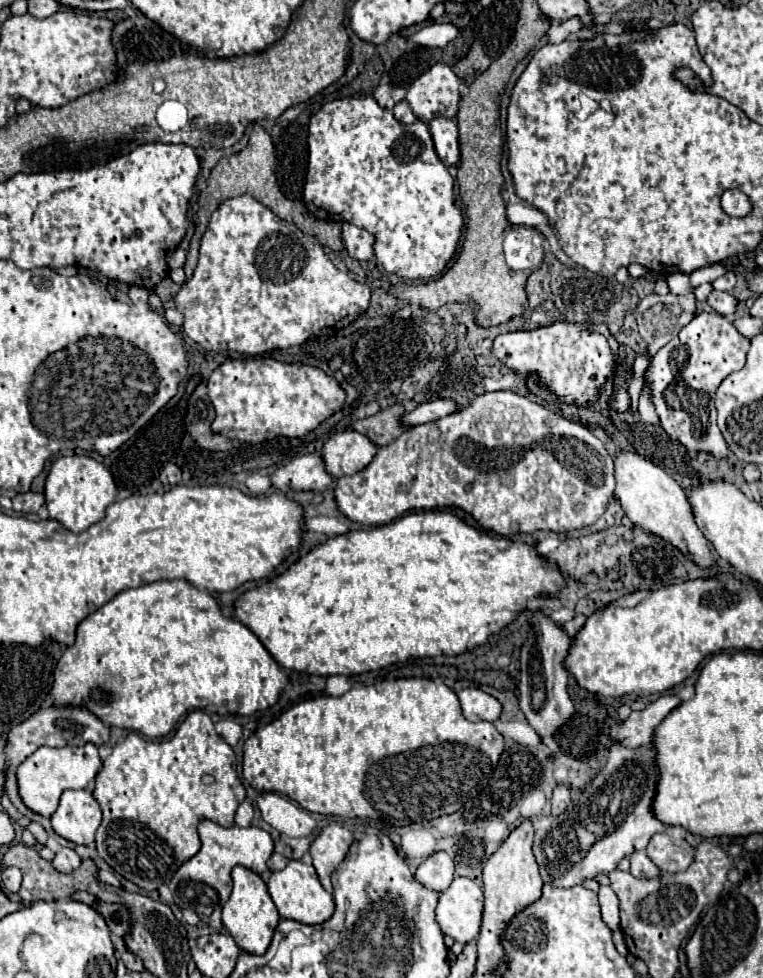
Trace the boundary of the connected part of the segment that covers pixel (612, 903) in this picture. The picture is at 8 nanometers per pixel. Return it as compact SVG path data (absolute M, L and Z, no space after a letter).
M600 885L598 900L601 907L602 920L613 931L613 943L616 949L622 956L627 957L629 952L620 926L618 896L614 894L614 890L610 886Z

